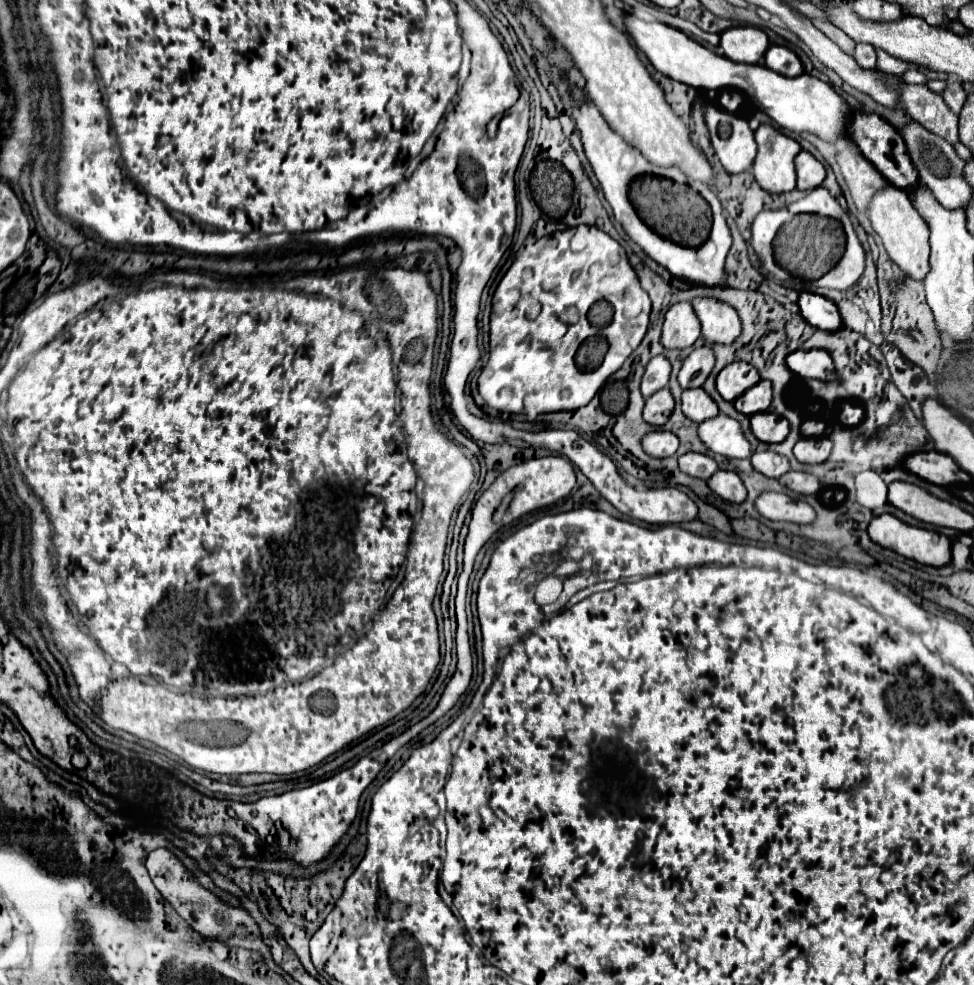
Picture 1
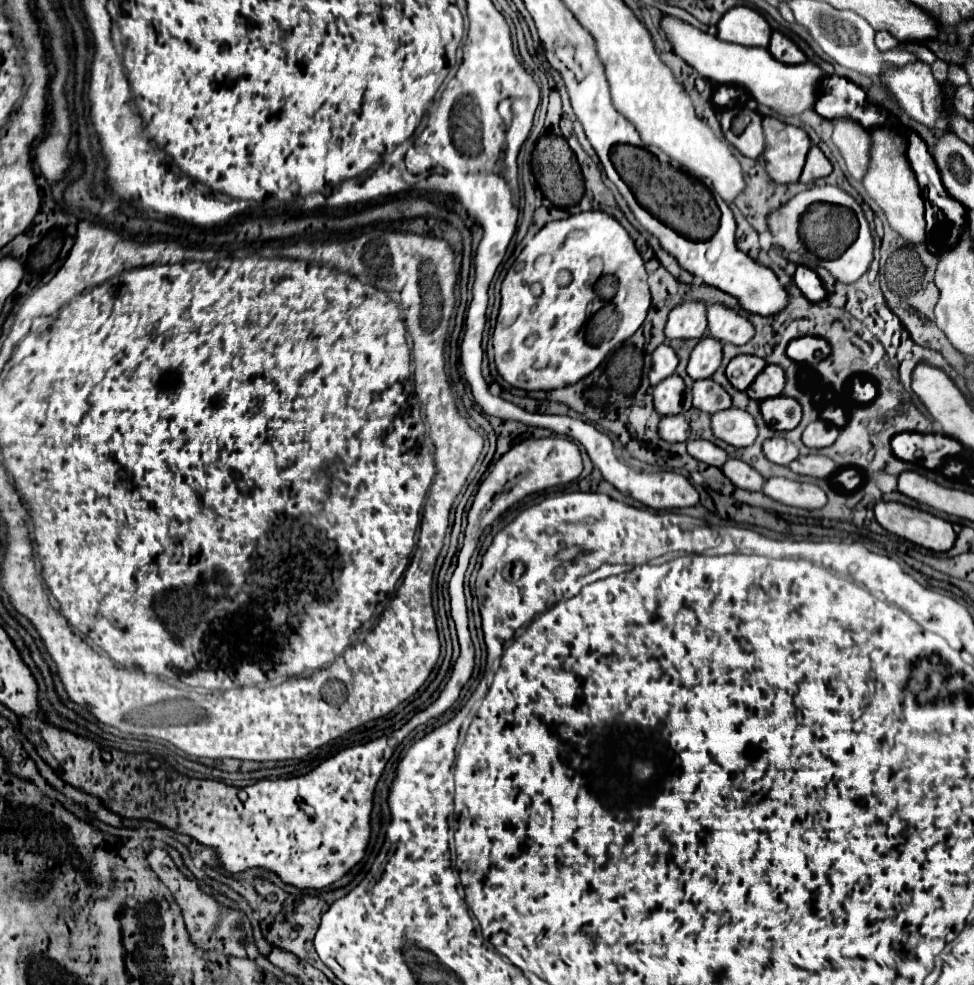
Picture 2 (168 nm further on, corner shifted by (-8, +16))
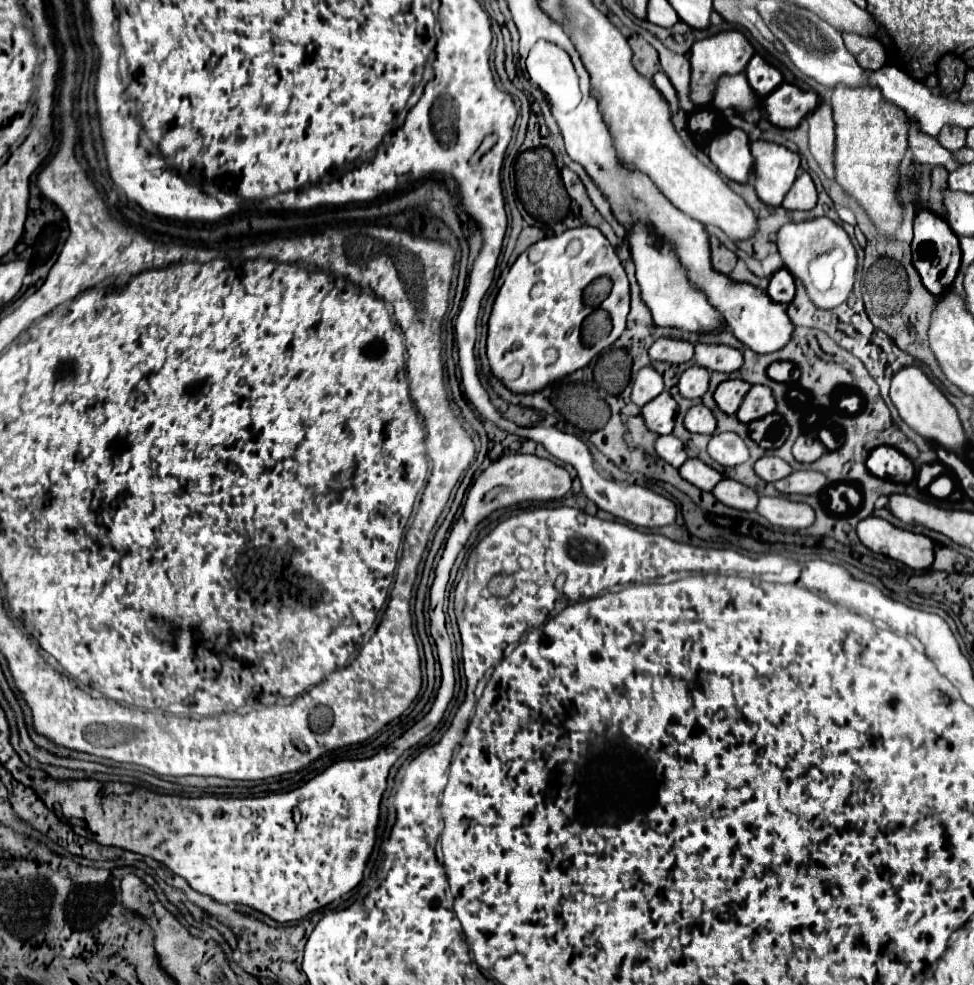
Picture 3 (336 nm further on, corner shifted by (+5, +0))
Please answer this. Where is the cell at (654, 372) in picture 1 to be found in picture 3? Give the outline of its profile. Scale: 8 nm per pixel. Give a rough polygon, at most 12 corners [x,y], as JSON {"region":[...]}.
{"region":[[651,366],[631,380],[631,400],[645,406],[663,392],[663,378]]}

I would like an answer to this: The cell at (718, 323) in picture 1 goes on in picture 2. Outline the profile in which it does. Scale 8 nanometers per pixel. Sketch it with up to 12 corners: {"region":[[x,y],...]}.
{"region":[[708,306],[708,332],[746,344],[754,326],[736,310]]}

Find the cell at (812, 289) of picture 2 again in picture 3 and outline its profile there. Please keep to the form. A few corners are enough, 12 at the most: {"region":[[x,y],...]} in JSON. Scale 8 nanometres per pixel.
{"region":[[789,270],[771,276],[767,294],[779,304],[793,300],[795,282]]}

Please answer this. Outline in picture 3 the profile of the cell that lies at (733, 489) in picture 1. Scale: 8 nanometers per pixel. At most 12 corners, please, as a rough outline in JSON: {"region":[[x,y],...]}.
{"region":[[723,478],[713,496],[737,510],[755,510],[759,496],[749,486]]}

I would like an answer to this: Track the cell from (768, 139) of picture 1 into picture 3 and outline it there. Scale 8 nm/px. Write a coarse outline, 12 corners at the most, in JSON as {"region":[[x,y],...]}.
{"region":[[751,142],[755,190],[781,206],[799,174],[799,154]]}

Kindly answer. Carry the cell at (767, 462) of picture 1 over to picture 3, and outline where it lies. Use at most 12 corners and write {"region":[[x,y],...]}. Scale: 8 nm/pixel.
{"region":[[763,456],[755,472],[765,482],[789,476],[793,470],[777,456]]}

